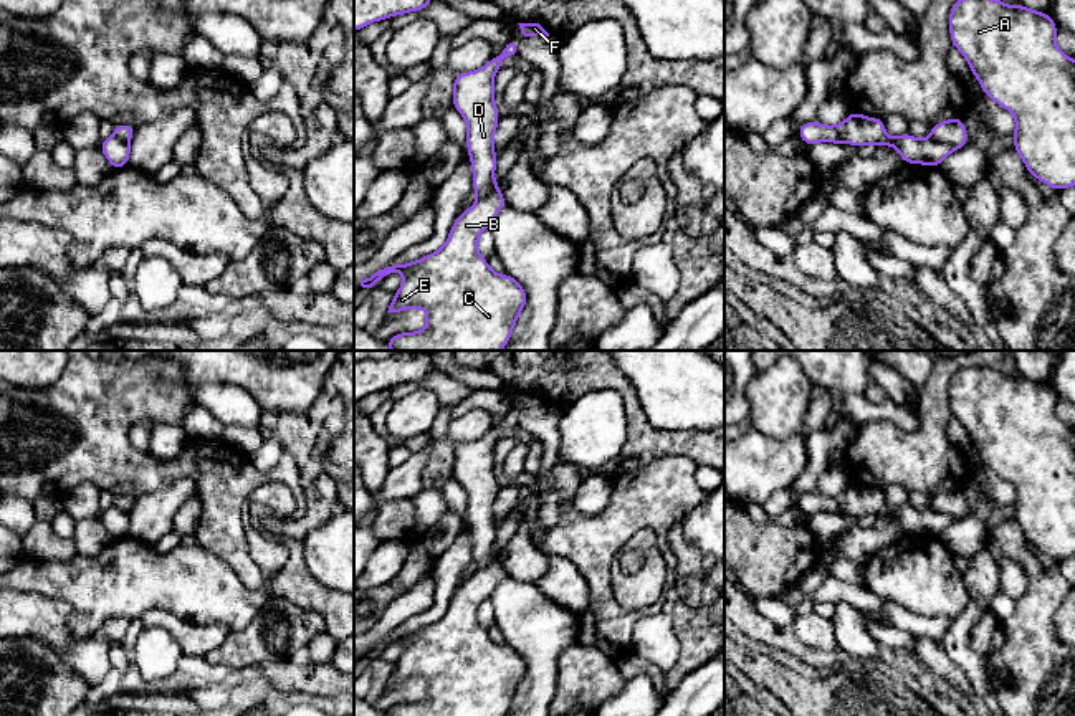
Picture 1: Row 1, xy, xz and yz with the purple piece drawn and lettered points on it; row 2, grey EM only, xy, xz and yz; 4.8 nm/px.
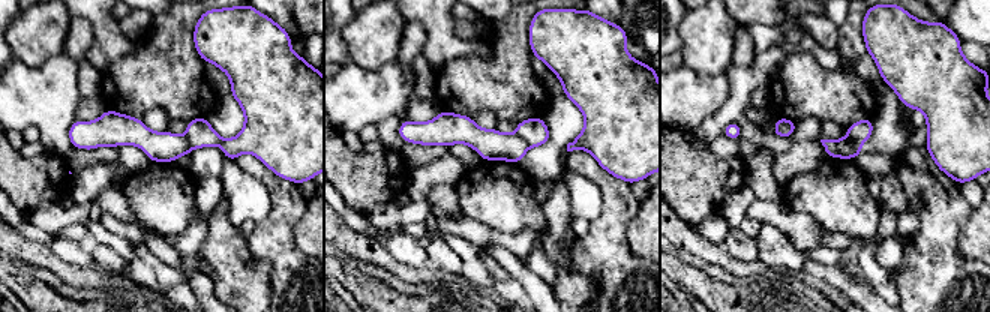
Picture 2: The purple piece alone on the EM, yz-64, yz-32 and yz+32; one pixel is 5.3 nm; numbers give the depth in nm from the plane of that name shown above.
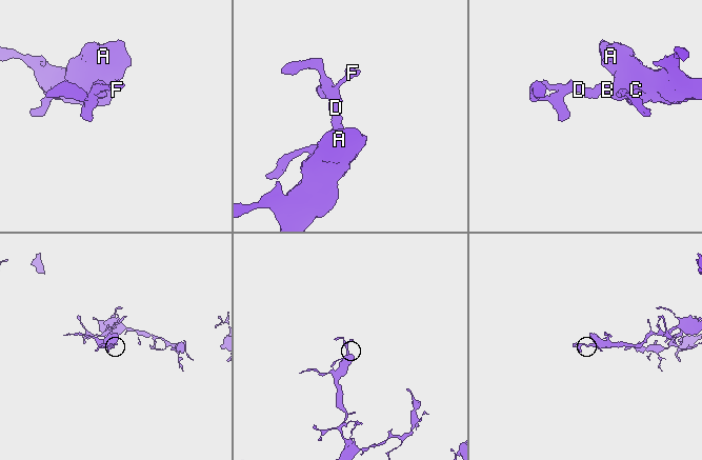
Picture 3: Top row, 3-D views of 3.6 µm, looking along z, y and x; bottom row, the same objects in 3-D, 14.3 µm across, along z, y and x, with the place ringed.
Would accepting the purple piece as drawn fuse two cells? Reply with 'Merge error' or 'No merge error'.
Merge error

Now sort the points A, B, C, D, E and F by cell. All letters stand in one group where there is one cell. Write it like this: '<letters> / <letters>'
A B C E / D F

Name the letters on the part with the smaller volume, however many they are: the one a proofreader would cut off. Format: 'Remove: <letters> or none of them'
Remove: D, F

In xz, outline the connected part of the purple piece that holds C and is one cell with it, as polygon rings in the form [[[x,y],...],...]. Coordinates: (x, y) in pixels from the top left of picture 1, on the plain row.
[[[494,559],[488,567],[478,569],[455,590],[447,613],[413,633],[390,633],[361,652],[372,658],[390,643],[404,643],[404,653],[394,665],[387,683],[422,678],[427,681],[427,698],[402,703],[387,709],[389,716],[506,716],[511,709],[521,680],[526,676],[524,658],[509,645],[496,645],[478,623],[478,607],[490,599],[496,585],[508,574]]]

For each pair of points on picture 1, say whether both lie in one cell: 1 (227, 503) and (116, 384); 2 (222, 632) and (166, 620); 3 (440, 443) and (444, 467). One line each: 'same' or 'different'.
1: same
2: same
3: same

